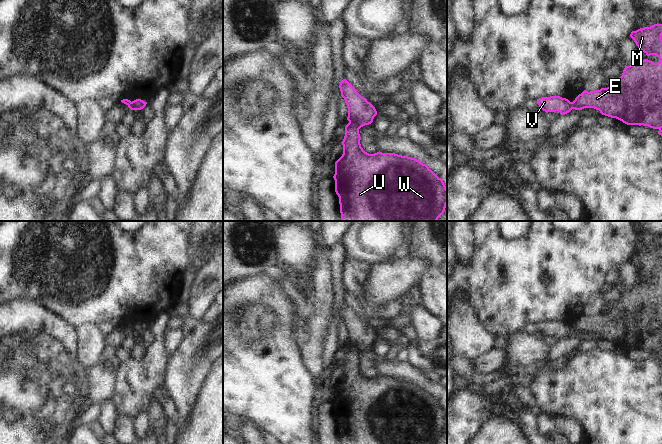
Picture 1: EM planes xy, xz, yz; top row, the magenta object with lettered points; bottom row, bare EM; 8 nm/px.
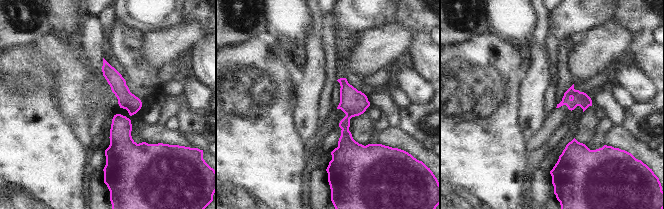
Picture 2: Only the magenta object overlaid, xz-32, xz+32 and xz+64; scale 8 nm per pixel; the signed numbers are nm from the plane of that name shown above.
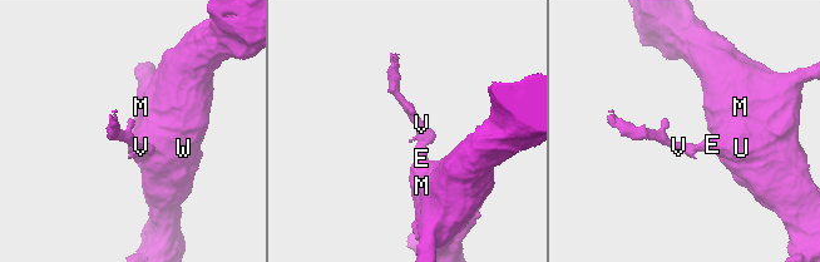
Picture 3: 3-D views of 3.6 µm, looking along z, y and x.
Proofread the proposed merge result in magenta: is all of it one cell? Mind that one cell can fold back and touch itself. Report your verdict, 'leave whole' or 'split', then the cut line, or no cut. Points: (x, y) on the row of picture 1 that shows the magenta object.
split; cut xz (349, 121), (356, 124), (359, 128)

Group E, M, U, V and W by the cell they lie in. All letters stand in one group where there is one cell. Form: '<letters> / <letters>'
E M U W / V

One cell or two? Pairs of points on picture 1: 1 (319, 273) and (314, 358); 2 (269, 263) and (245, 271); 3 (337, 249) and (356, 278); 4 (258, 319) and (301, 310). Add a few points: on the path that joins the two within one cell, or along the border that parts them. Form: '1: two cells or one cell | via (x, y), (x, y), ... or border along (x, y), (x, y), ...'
1: one cell | via (322, 294), (322, 316), (318, 337)
2: one cell | via (263, 263), (253, 263), (251, 265)
3: two cells | border along (346, 257), (343, 263), (344, 284)
4: two cells | border along (284, 290), (295, 306), (295, 335)

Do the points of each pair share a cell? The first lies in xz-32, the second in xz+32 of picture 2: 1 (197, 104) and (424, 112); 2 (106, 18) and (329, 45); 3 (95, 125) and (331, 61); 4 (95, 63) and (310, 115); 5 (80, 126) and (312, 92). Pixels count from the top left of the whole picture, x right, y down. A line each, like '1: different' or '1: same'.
1: different
2: same
3: same
4: same
5: same

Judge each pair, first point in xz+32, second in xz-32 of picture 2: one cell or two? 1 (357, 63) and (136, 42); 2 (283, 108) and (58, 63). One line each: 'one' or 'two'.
1: two
2: two

